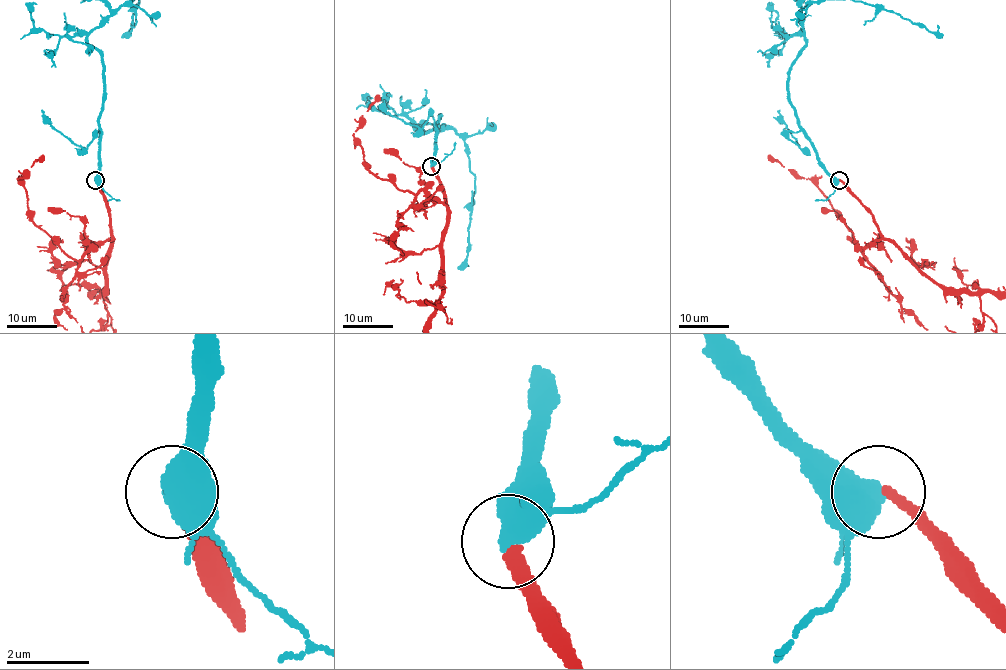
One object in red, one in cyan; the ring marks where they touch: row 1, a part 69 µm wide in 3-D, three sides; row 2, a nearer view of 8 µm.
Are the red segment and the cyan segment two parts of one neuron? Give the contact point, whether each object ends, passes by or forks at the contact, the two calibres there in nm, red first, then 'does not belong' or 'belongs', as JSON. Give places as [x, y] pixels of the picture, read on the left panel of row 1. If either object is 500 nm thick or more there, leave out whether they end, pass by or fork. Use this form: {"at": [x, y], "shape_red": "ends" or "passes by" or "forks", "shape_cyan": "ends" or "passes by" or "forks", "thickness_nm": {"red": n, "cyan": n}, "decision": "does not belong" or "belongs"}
{"at": [95, 180], "thickness_nm": {"red": 280, "cyan": 650}, "decision": "belongs"}

